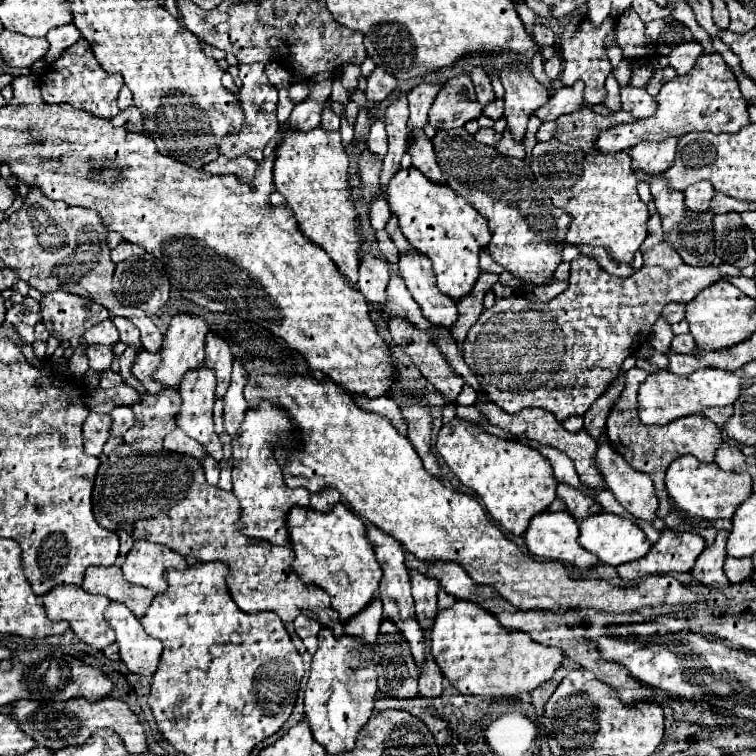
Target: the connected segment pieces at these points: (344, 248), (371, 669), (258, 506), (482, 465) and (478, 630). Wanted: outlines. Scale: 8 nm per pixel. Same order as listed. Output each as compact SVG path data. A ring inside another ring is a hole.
M312 128L308 132L302 130L284 130L282 140L276 146L274 158L274 186L276 192L286 196L288 206L298 220L300 232L318 244L336 268L346 276L346 280L358 280L358 254L360 244L364 242L358 228L358 212L350 200L348 188L348 156L340 142L340 130L324 130Z
M356 636L334 637L328 644L319 642L306 684L304 712L316 742L320 742L328 754L344 754L354 748L358 732L374 712L378 692L376 678L374 648L370 644L360 644Z
M262 400L256 408L248 408L244 422L240 426L240 436L232 440L232 456L234 456L234 470L232 470L232 484L234 494L240 500L242 518L240 526L242 534L270 540L272 544L288 546L288 532L286 530L286 514L292 506L308 506L310 492L308 490L293 490L286 486L283 467L276 458L276 450L290 450L298 452L302 448L300 436L292 430L292 418L284 406L274 406Z
M454 418L438 432L436 450L458 480L482 498L488 514L516 536L524 534L530 518L544 512L556 498L558 482L550 462L536 448L520 440L498 438L486 432L480 424Z
M456 600L452 608L440 610L430 640L432 656L444 678L464 696L516 698L524 692L532 692L544 680L550 680L564 660L560 648L542 646L526 632L506 630L492 612L472 604L470 600Z

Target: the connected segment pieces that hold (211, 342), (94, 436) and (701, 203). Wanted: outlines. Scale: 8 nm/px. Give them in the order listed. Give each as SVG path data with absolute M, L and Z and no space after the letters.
M212 330L206 336L206 364L208 364L208 368L212 368L216 372L216 378L218 378L216 396L222 398L230 386L232 352L230 352L230 344Z
M92 412L84 422L84 450L90 456L100 456L110 434L112 434L112 418L108 414Z
M706 180L696 182L696 184L692 184L684 190L686 206L694 212L704 212L704 210L710 208L710 202L712 202L714 194L716 194L716 190L712 188L712 184L708 184Z

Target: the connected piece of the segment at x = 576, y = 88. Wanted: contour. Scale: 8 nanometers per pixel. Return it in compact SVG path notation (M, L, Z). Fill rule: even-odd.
M576 82L574 86L562 86L562 88L558 88L552 94L552 98L548 100L548 104L536 110L536 116L542 122L550 122L550 120L560 118L562 114L576 112L584 104L582 92L584 92L584 84L580 84L580 82Z

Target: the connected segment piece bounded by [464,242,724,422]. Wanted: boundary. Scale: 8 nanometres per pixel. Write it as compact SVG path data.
M660 242L644 254L644 264L632 276L614 276L600 268L590 256L580 256L572 262L570 286L550 302L538 302L528 296L496 298L496 304L484 310L478 322L468 330L464 340L464 362L484 388L484 394L502 410L516 414L522 408L544 408L564 422L570 416L582 416L596 398L600 398L612 378L620 372L622 362L632 356L644 342L642 336L652 332L662 308L670 302L690 302L702 288L722 280L716 268L696 268L684 264L678 252Z

